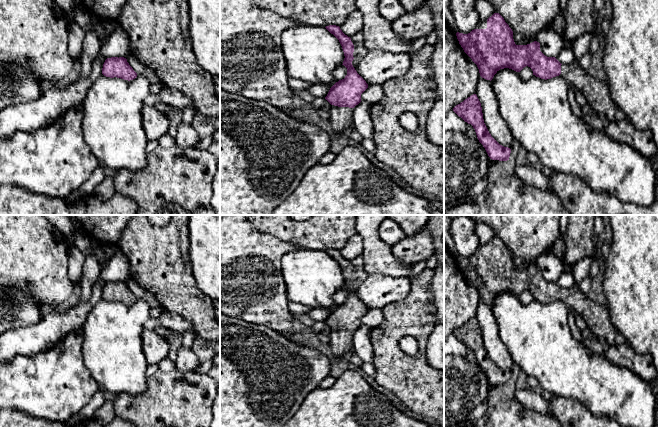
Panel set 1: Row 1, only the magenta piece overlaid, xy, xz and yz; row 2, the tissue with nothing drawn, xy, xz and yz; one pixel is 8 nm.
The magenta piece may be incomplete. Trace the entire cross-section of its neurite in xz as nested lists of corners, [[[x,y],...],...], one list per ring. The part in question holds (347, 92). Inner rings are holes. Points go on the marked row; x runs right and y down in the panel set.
[[[329,25],[325,28],[339,40],[345,56],[342,65],[347,68],[345,78],[336,82],[325,97],[331,104],[328,113],[332,129],[340,136],[346,128],[353,127],[353,108],[361,102],[361,94],[368,84],[352,65],[354,45],[351,38],[339,26]]]

